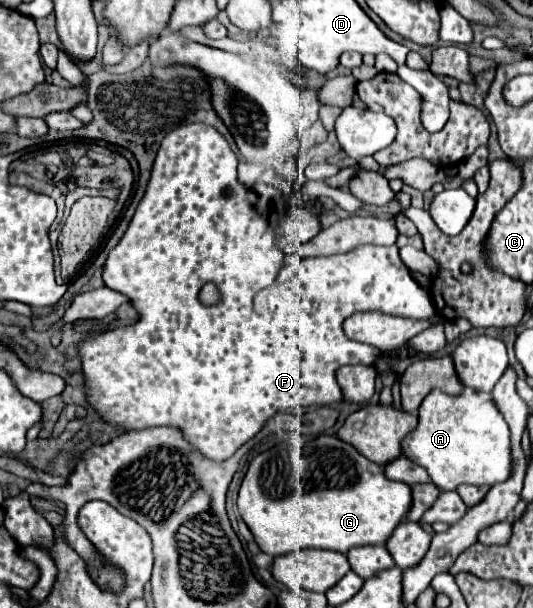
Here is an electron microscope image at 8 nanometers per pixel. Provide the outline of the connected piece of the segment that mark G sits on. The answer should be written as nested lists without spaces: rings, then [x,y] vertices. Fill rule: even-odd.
[[[327,434],[307,440],[297,438],[291,440],[291,444],[279,444],[255,456],[249,464],[237,498],[241,518],[249,526],[259,548],[269,556],[283,556],[301,548],[339,550],[347,554],[355,546],[385,544],[395,526],[405,520],[411,502],[411,488],[407,484],[389,480],[383,466],[361,456],[351,444]]]

